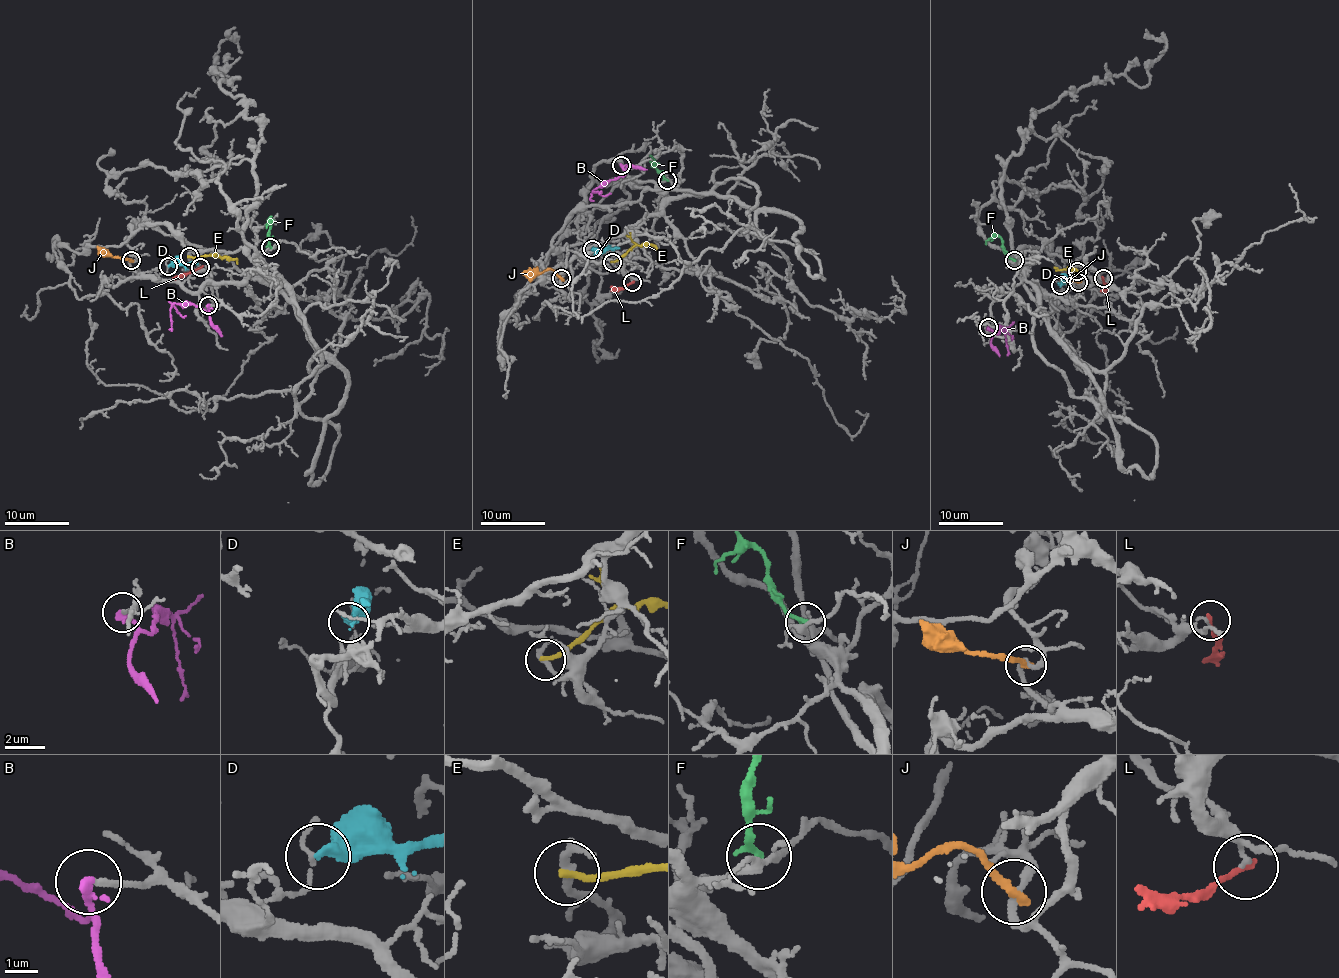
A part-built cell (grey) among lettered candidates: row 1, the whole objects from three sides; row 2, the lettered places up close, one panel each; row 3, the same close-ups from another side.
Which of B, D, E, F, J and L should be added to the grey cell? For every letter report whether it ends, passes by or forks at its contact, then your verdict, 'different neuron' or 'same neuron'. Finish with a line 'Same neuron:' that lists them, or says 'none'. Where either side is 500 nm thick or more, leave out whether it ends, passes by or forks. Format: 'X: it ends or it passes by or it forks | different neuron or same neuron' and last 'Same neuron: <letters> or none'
B: it ends | same neuron
D: it ends | different neuron
E: it ends | different neuron
F: it ends | different neuron
J: it ends | different neuron
L: it ends | different neuron
Same neuron: B

